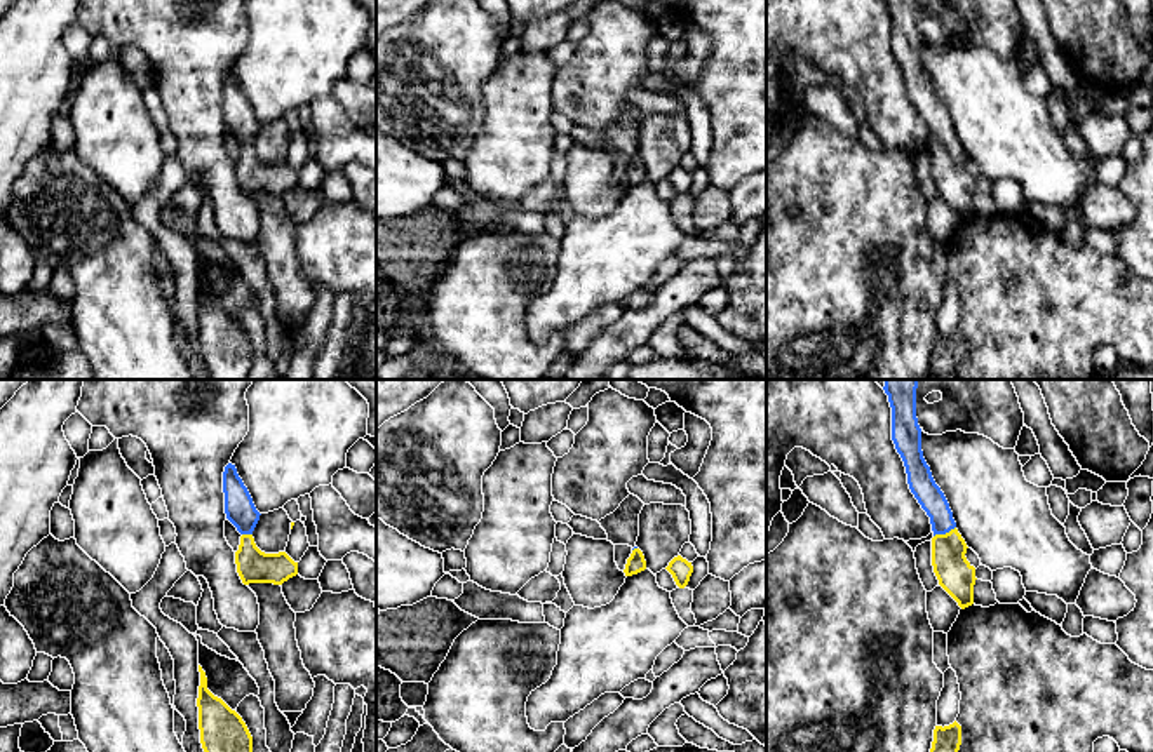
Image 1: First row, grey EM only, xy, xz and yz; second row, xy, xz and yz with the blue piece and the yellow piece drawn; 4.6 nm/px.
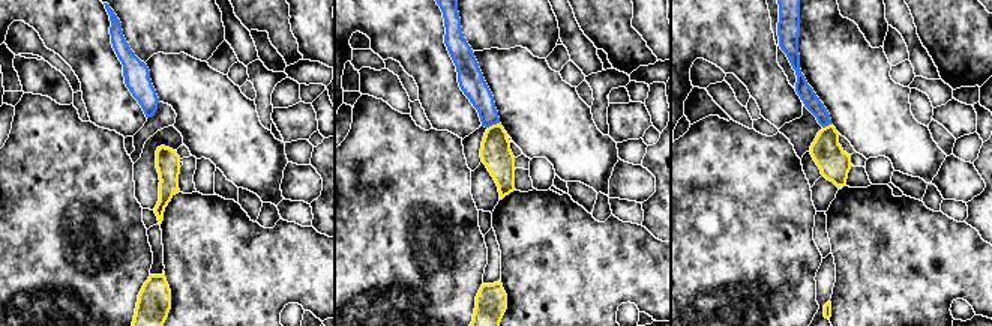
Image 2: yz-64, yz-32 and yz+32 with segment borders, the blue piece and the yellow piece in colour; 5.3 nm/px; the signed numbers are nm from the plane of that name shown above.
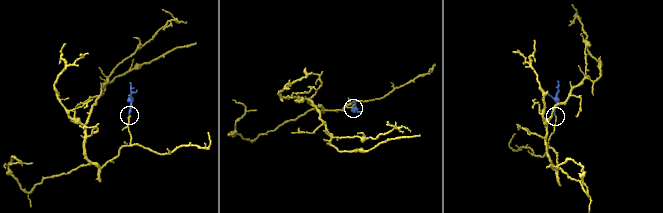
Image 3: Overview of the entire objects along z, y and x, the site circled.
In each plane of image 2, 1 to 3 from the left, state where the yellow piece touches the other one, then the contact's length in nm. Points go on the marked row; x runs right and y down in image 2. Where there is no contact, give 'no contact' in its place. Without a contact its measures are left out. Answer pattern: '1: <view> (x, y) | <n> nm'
1: no contact
2: yz-32 (492, 123) | 70 nm
3: yz+32 (826, 125) | 50 nm

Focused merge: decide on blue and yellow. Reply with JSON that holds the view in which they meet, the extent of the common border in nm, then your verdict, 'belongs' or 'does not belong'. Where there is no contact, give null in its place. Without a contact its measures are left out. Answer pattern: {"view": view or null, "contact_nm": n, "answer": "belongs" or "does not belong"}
{"view": "yz", "contact_nm": 120, "answer": "belongs"}

